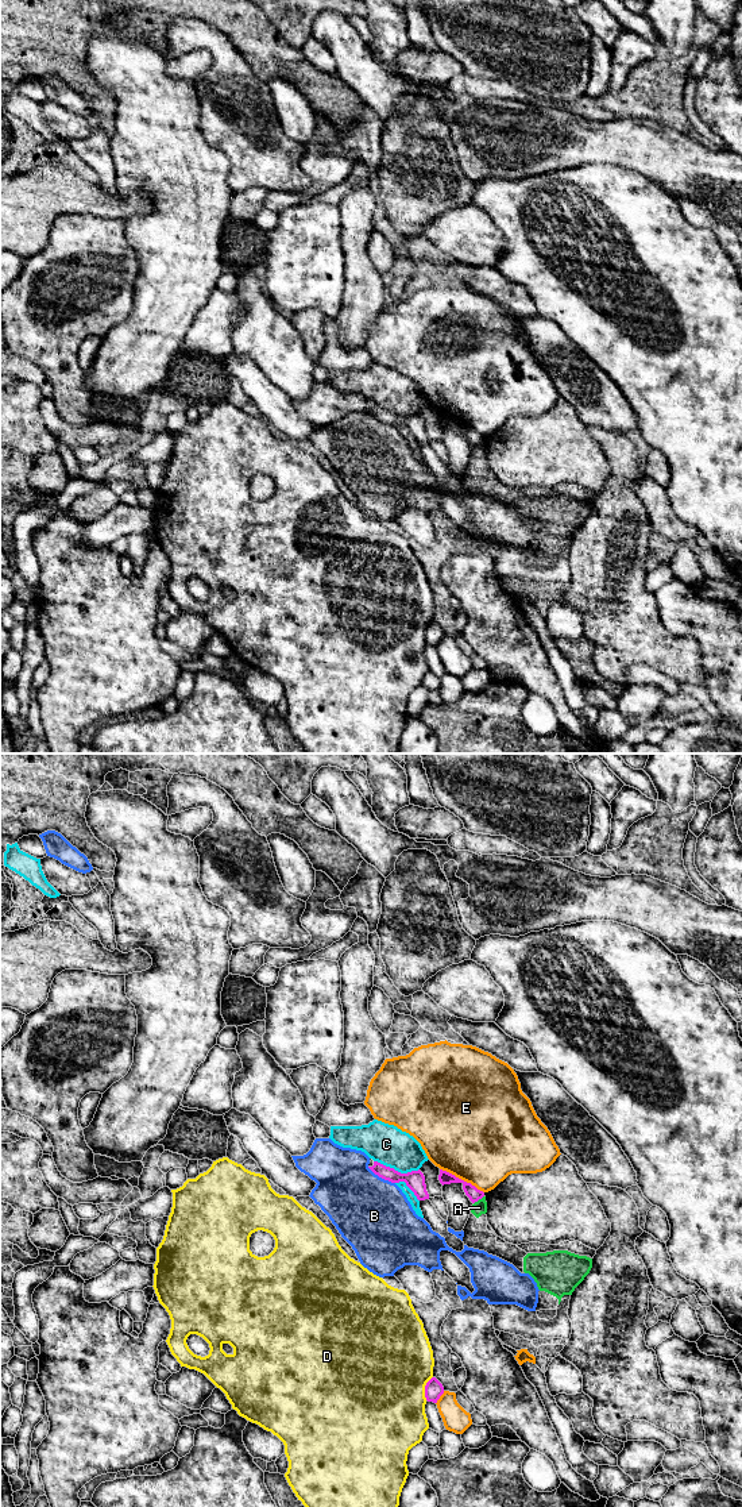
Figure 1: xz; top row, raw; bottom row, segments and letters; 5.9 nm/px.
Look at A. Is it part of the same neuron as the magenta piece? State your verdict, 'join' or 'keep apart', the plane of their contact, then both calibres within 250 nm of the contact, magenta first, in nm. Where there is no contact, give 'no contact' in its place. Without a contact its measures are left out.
keep apart | xz | 80/90 nm

